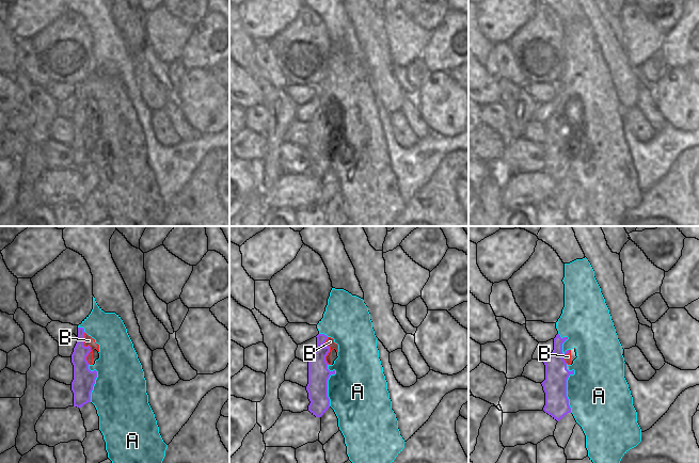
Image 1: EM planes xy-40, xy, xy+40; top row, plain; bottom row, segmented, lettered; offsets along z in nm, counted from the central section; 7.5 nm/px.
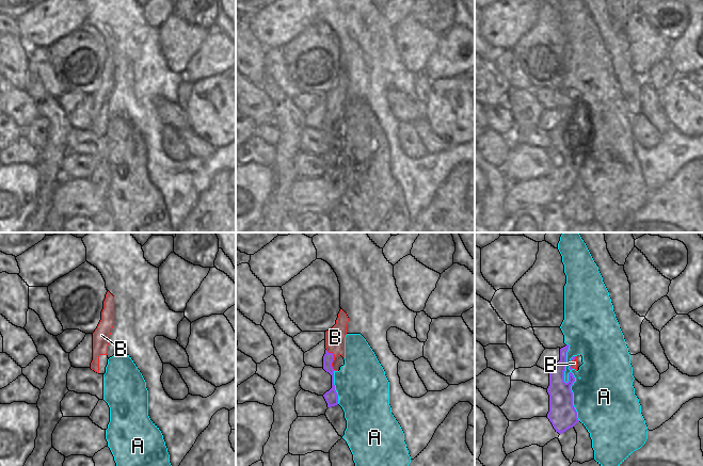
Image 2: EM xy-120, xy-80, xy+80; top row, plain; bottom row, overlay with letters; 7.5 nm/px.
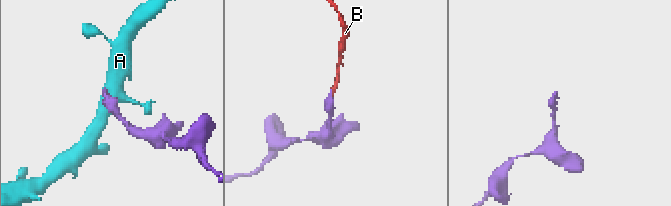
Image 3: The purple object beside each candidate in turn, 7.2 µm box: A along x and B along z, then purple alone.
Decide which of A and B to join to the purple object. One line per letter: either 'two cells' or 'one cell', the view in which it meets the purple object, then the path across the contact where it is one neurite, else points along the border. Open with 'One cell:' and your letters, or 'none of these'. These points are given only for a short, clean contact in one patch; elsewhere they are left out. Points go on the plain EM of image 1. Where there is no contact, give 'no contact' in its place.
One cell: B
A: two cells; meets purple in xy+40
B: one cell; meets purple in xy-40; runs through xy-40 (83, 139), (83, 112), (89, 107), (89, 101)

